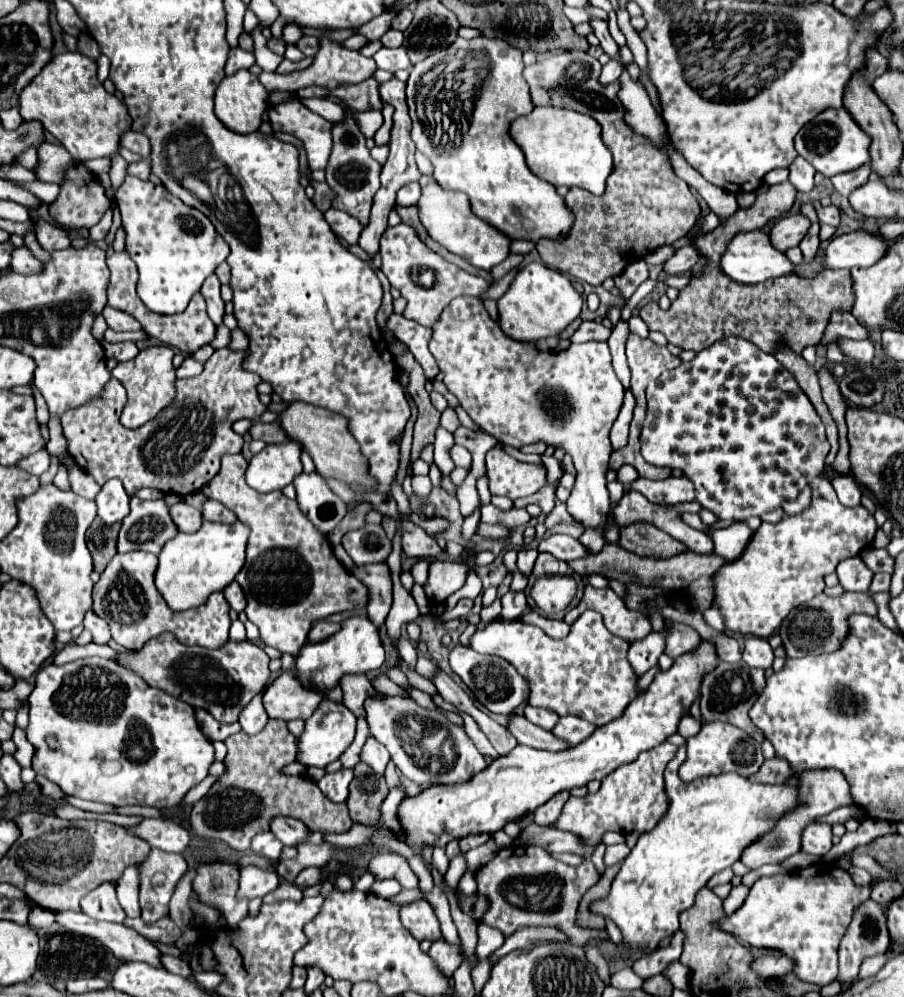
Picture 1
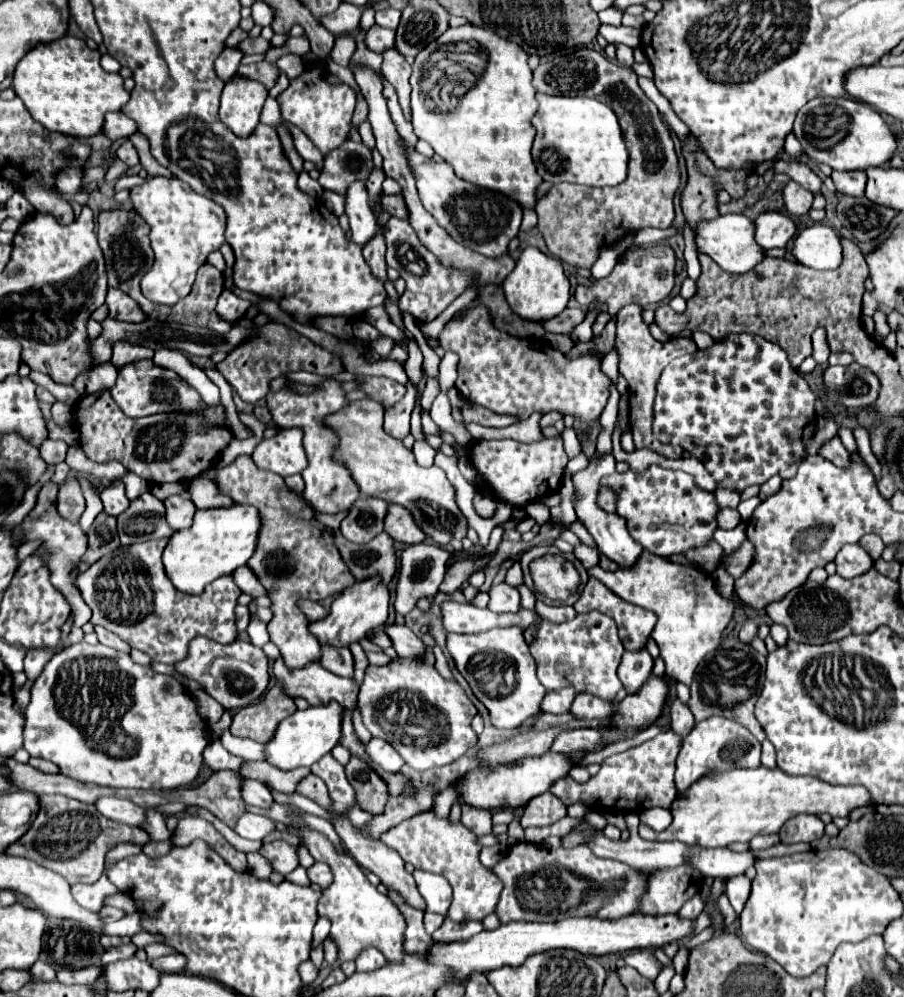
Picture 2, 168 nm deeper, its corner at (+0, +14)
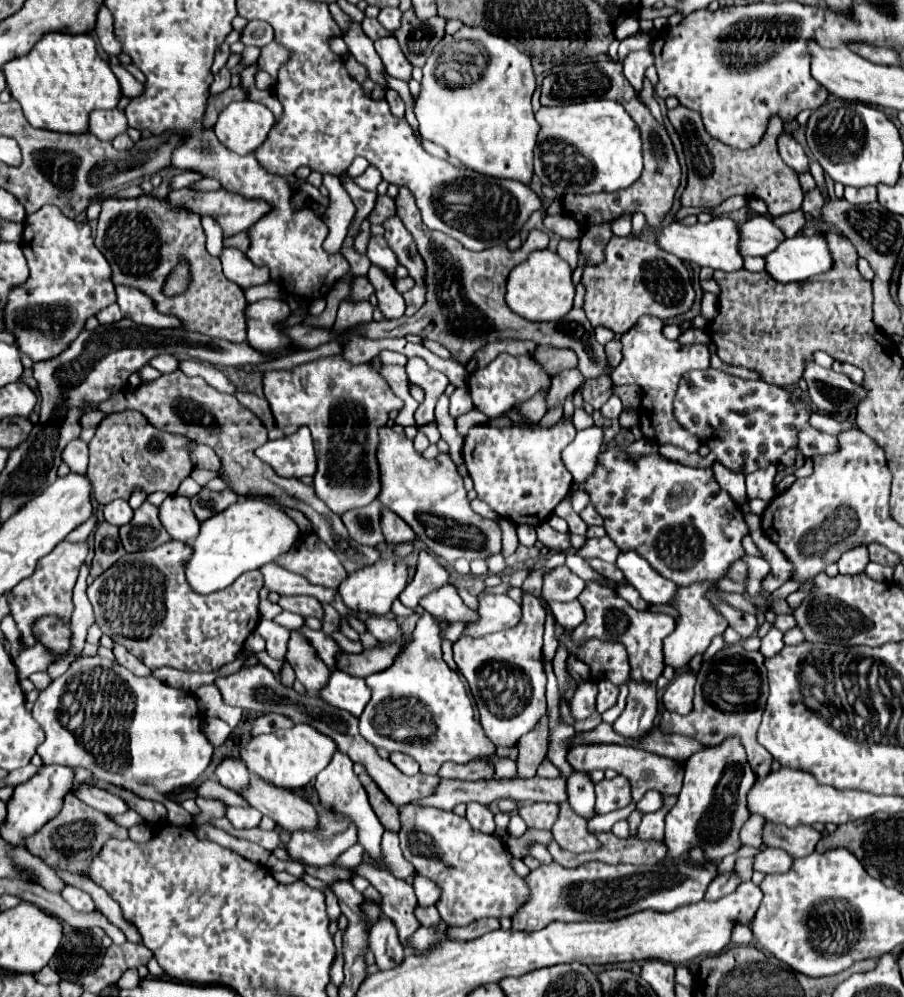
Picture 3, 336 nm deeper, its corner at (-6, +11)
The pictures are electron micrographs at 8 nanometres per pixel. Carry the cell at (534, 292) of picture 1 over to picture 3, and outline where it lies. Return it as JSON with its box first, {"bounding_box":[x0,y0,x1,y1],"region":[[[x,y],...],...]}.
{"bounding_box":[506,250,574,322],"region":[[[534,250],[528,258],[514,266],[508,276],[508,290],[506,290],[506,304],[518,316],[532,320],[532,322],[548,322],[560,320],[570,312],[574,300],[574,284],[572,284],[572,268],[566,260],[562,260],[556,252],[550,250]]]}

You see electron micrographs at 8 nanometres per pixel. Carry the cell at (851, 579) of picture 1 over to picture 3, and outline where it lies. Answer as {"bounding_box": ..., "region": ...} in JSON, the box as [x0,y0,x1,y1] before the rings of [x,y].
{"bounding_box":[838,546,868,574],"region":[[[858,546],[842,554],[842,558],[838,560],[838,570],[840,574],[858,574],[864,572],[866,564],[868,564],[868,550],[866,546]]]}

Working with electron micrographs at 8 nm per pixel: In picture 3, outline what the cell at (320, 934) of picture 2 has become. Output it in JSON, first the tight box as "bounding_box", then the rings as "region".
{"bounding_box":[322,886,342,920],"region":[[[324,886],[322,892],[324,892],[324,896],[326,896],[326,910],[328,910],[330,920],[338,920],[338,916],[342,914],[342,912],[340,912],[340,906],[338,906],[338,898],[334,896],[334,892],[332,892],[330,886]]]}

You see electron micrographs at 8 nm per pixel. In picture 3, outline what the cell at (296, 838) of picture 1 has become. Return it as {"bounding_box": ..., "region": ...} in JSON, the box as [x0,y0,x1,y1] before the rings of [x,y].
{"bounding_box":[216,758,250,792],"region":[[[224,758],[216,766],[216,776],[222,786],[226,786],[234,792],[238,792],[238,788],[242,788],[242,784],[246,784],[246,780],[250,780],[250,772],[246,772],[240,758]]]}

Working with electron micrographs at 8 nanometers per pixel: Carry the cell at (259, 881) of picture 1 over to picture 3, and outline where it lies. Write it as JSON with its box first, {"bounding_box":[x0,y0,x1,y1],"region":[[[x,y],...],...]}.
{"bounding_box":[286,802,358,866],"region":[[[320,802],[314,804],[314,808],[318,812],[318,828],[314,832],[304,832],[304,830],[292,832],[292,838],[286,844],[286,850],[292,856],[292,860],[314,864],[314,866],[326,866],[326,864],[336,862],[336,858],[342,852],[346,852],[350,846],[354,846],[358,842],[358,836],[356,836],[358,830],[348,816],[332,812],[330,808],[324,808]]]}

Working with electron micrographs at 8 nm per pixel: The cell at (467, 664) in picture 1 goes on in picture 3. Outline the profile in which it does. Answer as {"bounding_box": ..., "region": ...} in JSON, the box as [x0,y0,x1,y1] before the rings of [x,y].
{"bounding_box":[454,594,546,746],"region":[[[524,594],[522,620],[514,628],[508,628],[506,632],[490,634],[478,640],[470,640],[468,636],[462,636],[454,644],[454,660],[458,664],[458,670],[466,678],[470,692],[476,700],[476,706],[480,712],[480,724],[486,736],[490,736],[490,740],[496,746],[516,746],[520,736],[528,734],[538,724],[538,720],[546,714],[546,672],[542,664],[544,620],[546,620],[546,612],[542,604],[534,596]]]}

